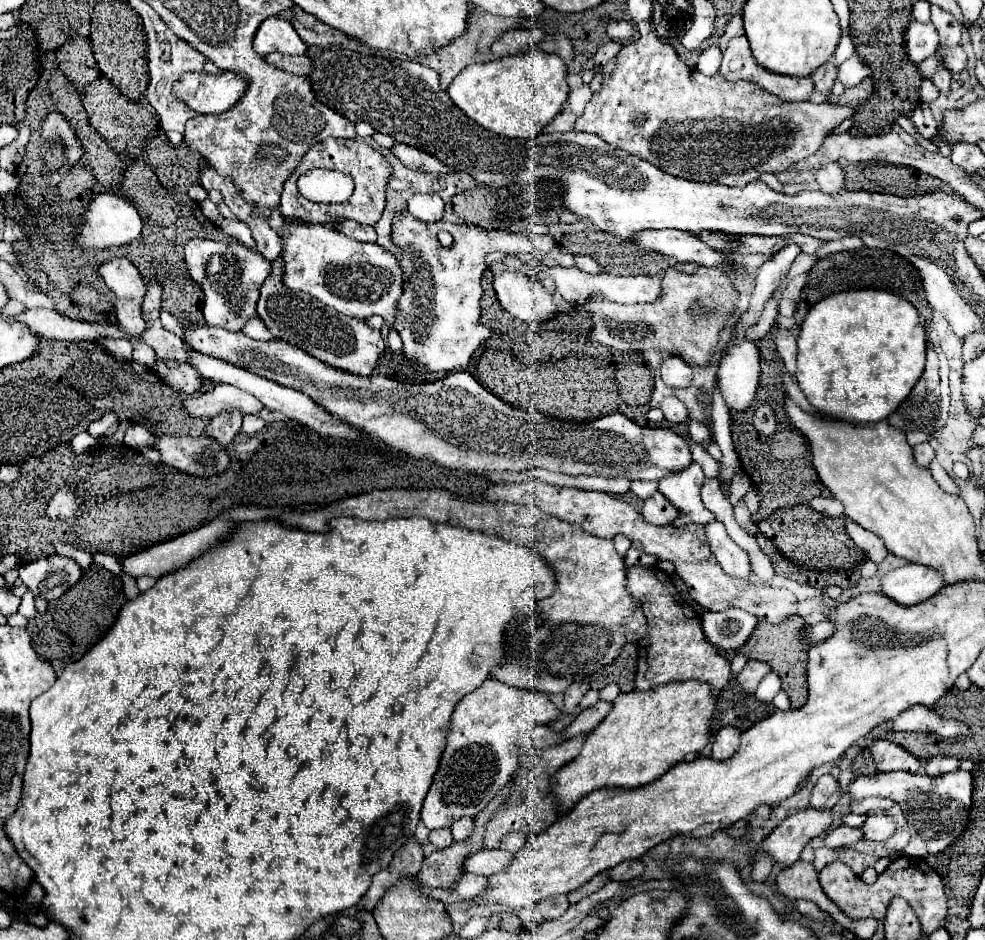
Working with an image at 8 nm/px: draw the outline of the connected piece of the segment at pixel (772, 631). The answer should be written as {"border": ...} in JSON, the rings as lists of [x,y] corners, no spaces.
{"border":[[[786,619],[784,623],[772,625],[766,621],[760,621],[756,625],[756,631],[752,633],[752,639],[748,639],[748,643],[744,643],[744,647],[740,647],[740,655],[746,655],[748,659],[756,659],[756,661],[764,661],[770,665],[770,669],[780,675],[780,679],[784,681],[782,687],[786,691],[792,703],[792,709],[800,707],[806,701],[808,689],[806,689],[806,651],[810,649],[808,643],[804,643],[800,639],[800,629],[804,627],[804,621],[796,621],[796,619]]]}

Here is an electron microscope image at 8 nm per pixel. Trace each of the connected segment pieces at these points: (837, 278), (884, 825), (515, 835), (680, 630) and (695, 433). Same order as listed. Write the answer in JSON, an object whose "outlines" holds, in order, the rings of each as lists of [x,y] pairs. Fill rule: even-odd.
{"outlines":[[[[864,249],[864,251],[846,251],[846,253],[832,253],[816,261],[816,265],[808,273],[808,281],[802,289],[796,317],[802,317],[810,311],[810,307],[832,293],[840,291],[854,291],[854,289],[882,289],[894,293],[906,301],[910,301],[920,315],[930,315],[930,305],[924,295],[924,287],[920,283],[920,273],[912,267],[908,259],[892,251],[878,251],[878,249]]],[[[868,815],[864,825],[860,827],[864,839],[868,841],[886,841],[896,829],[896,823],[892,817],[880,817],[880,815]]],[[[512,832],[502,838],[502,841],[498,847],[498,849],[504,849],[505,851],[510,851],[511,853],[515,853],[526,842],[526,836],[521,832]]],[[[632,567],[628,571],[626,589],[640,605],[642,613],[648,619],[648,633],[638,643],[638,673],[636,673],[636,689],[654,689],[666,683],[682,683],[682,681],[702,681],[708,683],[714,697],[718,697],[720,689],[730,679],[730,663],[706,641],[702,633],[700,619],[694,609],[690,609],[680,593],[676,591],[672,579],[658,569],[650,567]]],[[[688,421],[688,431],[690,431],[690,437],[692,437],[694,441],[698,441],[704,449],[706,449],[706,447],[708,447],[708,443],[712,441],[708,427],[704,427],[704,425],[696,423],[696,421]]]]}

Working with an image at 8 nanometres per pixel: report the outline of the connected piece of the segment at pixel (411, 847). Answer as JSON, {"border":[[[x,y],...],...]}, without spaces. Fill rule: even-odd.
{"border":[[[410,837],[406,839],[406,843],[396,851],[392,863],[374,875],[374,883],[372,887],[368,889],[368,893],[364,895],[364,899],[360,901],[360,905],[368,911],[374,909],[374,905],[380,901],[380,897],[386,893],[386,889],[396,883],[398,879],[402,879],[404,875],[416,875],[416,871],[420,869],[420,863],[424,861],[424,851],[422,851],[422,845],[416,837]]]}

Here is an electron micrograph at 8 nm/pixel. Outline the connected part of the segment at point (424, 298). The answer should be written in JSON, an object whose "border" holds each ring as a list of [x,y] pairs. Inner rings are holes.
{"border":[[[406,211],[394,217],[394,241],[402,247],[400,265],[404,271],[404,293],[398,305],[396,329],[404,343],[404,357],[424,367],[428,373],[464,369],[478,345],[492,337],[484,333],[496,333],[480,325],[480,277],[486,269],[484,257],[498,249],[509,254],[529,253],[532,244],[522,233],[504,229],[484,231],[480,227],[444,221],[422,223]],[[442,229],[448,229],[454,237],[452,247],[440,245],[438,233]]]}

